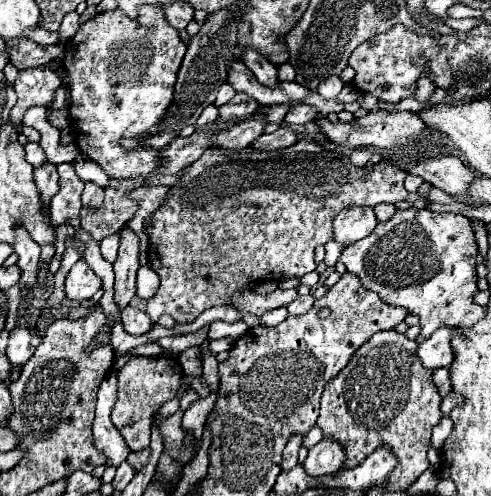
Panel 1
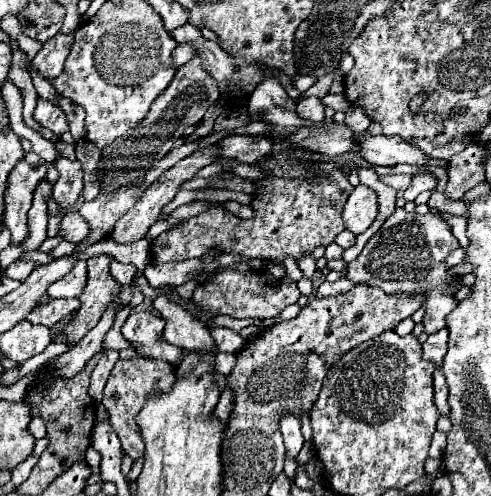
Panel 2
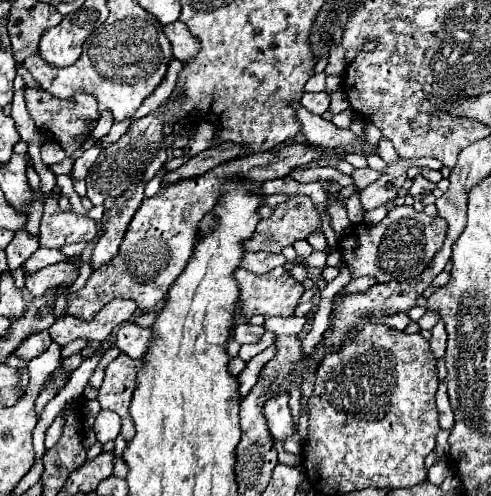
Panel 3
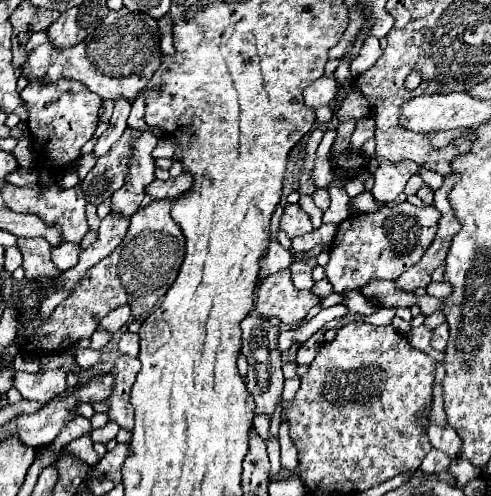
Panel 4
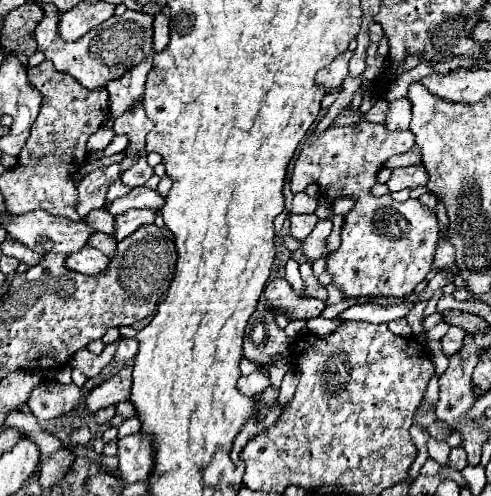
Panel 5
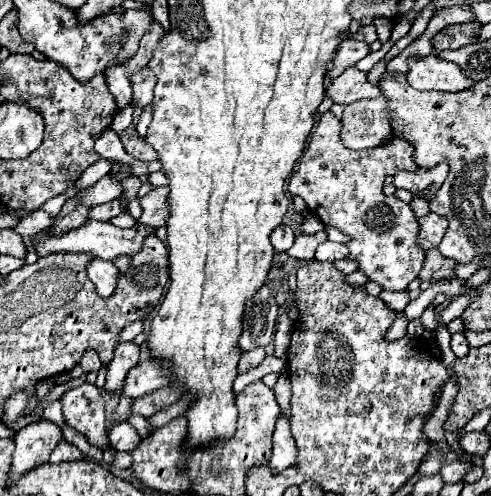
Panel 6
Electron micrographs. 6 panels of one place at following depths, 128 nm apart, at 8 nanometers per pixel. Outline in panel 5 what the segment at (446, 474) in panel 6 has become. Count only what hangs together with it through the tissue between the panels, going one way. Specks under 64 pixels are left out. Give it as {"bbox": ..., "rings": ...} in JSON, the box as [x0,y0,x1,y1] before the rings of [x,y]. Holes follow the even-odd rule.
{"bbox":[448,446,466,470],"rings":[[[456,446],[450,450],[450,456],[448,456],[448,464],[462,470],[466,466],[466,452],[462,446]]]}

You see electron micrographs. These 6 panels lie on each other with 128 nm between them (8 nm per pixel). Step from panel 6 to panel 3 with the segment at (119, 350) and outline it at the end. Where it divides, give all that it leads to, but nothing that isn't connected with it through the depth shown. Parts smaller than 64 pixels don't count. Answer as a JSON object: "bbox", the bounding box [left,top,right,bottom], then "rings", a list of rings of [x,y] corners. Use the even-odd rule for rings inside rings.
{"bbox":[116,322,154,358],"rings":[[[124,322],[116,334],[116,346],[130,358],[144,358],[152,338],[154,332],[148,332],[148,328],[138,326],[136,322]]]}

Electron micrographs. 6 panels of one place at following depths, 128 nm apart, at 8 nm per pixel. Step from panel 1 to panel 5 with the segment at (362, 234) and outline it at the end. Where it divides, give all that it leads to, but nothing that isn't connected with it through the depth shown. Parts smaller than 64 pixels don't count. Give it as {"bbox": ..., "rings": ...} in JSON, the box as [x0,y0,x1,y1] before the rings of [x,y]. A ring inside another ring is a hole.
{"bbox":[386,164,428,192],"rings":[[[420,164],[420,166],[408,166],[408,168],[394,168],[386,186],[390,188],[390,192],[398,192],[404,188],[426,186],[426,182],[428,182],[428,172]]]}

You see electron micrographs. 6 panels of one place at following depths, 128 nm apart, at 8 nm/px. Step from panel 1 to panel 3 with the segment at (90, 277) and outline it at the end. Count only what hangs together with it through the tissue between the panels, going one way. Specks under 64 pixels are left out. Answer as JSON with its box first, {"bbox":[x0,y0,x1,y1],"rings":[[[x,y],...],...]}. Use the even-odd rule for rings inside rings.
{"bbox":[26,262,78,298],"rings":[[[72,262],[52,264],[52,266],[36,272],[34,276],[28,276],[26,278],[26,288],[30,290],[32,296],[40,298],[48,290],[60,290],[64,286],[70,286],[78,278],[76,274],[78,274],[78,268]]]}

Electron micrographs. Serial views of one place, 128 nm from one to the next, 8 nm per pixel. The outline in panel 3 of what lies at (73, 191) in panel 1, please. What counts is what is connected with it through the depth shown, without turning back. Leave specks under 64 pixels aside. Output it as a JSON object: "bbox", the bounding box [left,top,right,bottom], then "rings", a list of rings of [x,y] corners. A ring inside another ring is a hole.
{"bbox":[70,148,102,182],"rings":[[[88,148],[88,150],[84,150],[84,154],[80,156],[80,158],[76,158],[74,160],[74,164],[72,164],[72,170],[70,170],[70,178],[72,178],[72,182],[80,182],[80,180],[86,180],[86,174],[88,174],[88,168],[96,162],[96,158],[98,158],[98,154],[100,154],[102,150],[100,148]]]}

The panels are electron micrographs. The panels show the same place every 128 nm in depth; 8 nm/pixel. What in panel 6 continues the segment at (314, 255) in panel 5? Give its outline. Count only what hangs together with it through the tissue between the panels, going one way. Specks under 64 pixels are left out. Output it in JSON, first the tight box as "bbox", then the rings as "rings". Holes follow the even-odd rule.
{"bbox":[286,232,326,262],"rings":[[[318,232],[318,234],[312,234],[312,236],[304,236],[304,234],[298,234],[296,236],[296,242],[290,250],[286,251],[288,255],[298,260],[304,260],[306,262],[314,260],[314,252],[318,248],[318,244],[322,244],[326,240],[326,232]]]}

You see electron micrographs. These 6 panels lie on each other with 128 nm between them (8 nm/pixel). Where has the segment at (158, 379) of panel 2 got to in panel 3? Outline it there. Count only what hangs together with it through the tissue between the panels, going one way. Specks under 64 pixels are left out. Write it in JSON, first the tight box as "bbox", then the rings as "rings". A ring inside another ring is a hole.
{"bbox":[98,354,146,442],"rings":[[[120,354],[116,360],[112,360],[106,368],[104,382],[98,390],[98,402],[104,410],[112,410],[122,418],[122,438],[126,442],[132,442],[134,428],[132,418],[128,416],[128,404],[132,400],[132,392],[136,388],[136,376],[138,372],[146,368],[144,360],[130,358],[126,354]]]}

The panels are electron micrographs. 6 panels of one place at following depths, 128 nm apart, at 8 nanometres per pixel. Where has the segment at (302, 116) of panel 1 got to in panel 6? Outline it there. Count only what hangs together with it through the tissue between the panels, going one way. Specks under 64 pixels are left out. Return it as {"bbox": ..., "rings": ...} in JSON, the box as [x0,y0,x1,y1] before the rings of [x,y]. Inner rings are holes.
{"bbox":[326,38,370,80],"rings":[[[346,38],[346,40],[344,40],[344,44],[340,44],[340,52],[336,54],[334,66],[332,66],[332,70],[328,70],[328,72],[326,72],[326,76],[328,76],[330,80],[338,78],[338,76],[348,68],[348,66],[356,64],[358,60],[362,60],[368,52],[370,52],[368,44]]]}

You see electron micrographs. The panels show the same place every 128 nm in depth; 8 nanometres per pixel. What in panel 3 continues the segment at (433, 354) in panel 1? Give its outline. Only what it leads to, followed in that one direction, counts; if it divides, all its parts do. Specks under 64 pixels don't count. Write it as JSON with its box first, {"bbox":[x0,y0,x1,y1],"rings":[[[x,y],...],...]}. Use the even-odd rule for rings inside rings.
{"bbox":[430,320,446,360],"rings":[[[442,320],[432,328],[430,348],[432,348],[432,354],[434,354],[436,360],[440,360],[444,356],[444,350],[446,350],[446,330],[444,330],[444,322]]]}

